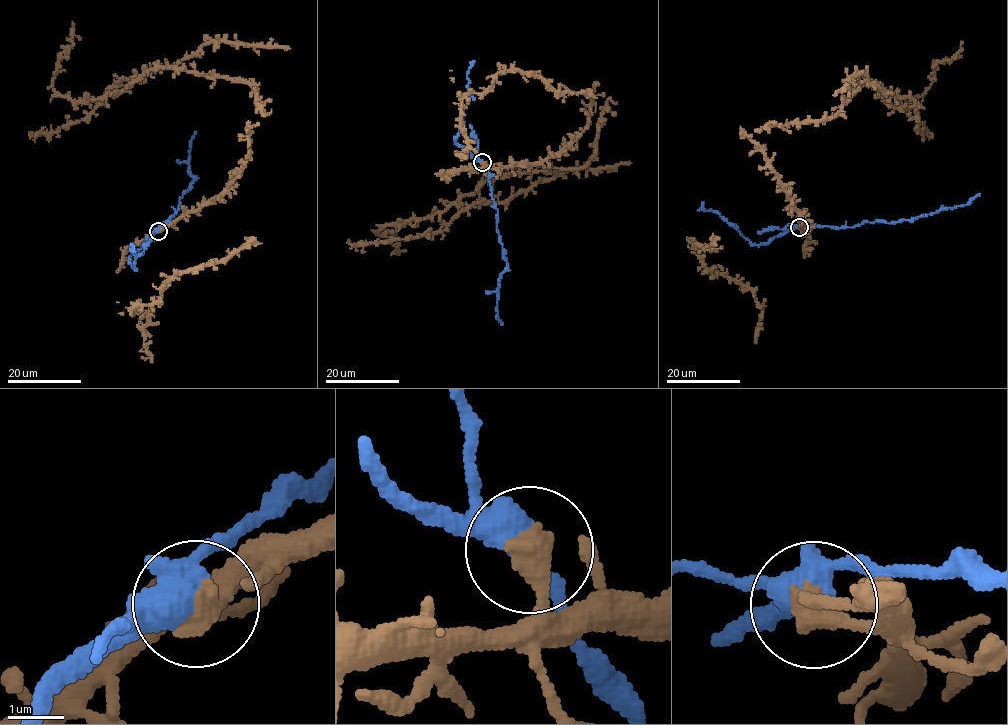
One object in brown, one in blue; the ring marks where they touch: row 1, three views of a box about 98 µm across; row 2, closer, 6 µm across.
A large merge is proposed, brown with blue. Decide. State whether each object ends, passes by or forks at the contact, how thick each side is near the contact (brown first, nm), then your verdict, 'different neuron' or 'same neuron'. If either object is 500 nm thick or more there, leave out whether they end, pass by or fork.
calibres 550 and 480 nm; different neuron

